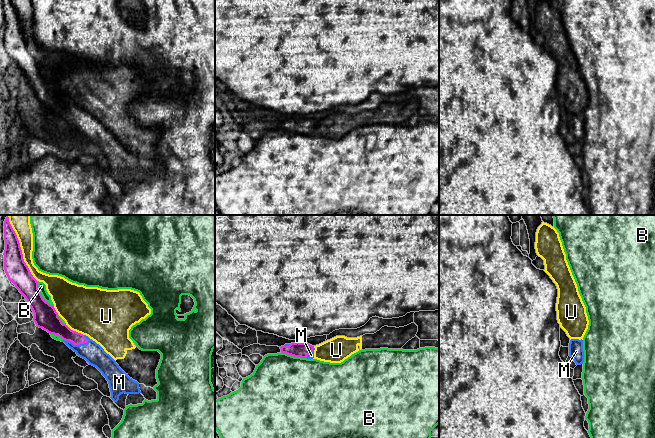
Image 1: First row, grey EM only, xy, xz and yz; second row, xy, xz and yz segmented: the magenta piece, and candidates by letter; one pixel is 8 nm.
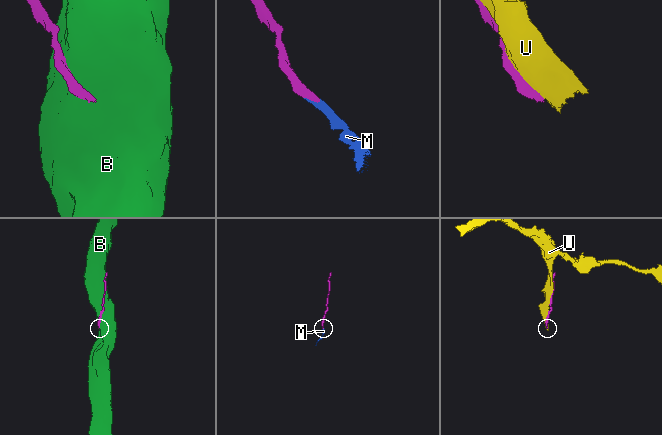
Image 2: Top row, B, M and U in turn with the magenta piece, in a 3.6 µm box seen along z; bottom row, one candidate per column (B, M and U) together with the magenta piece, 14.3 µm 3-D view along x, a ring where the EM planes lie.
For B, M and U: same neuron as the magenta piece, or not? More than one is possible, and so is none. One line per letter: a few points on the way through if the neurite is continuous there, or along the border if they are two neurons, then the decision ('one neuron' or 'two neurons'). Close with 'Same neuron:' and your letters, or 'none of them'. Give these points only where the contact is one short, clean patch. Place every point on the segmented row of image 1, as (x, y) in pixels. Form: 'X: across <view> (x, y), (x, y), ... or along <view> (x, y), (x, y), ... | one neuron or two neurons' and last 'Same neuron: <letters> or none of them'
B: two neurons
M: across xy (52, 324), (61, 329), (76, 344), (81, 344), (93, 353) | one neuron
U: two neurons
Same neuron: M

